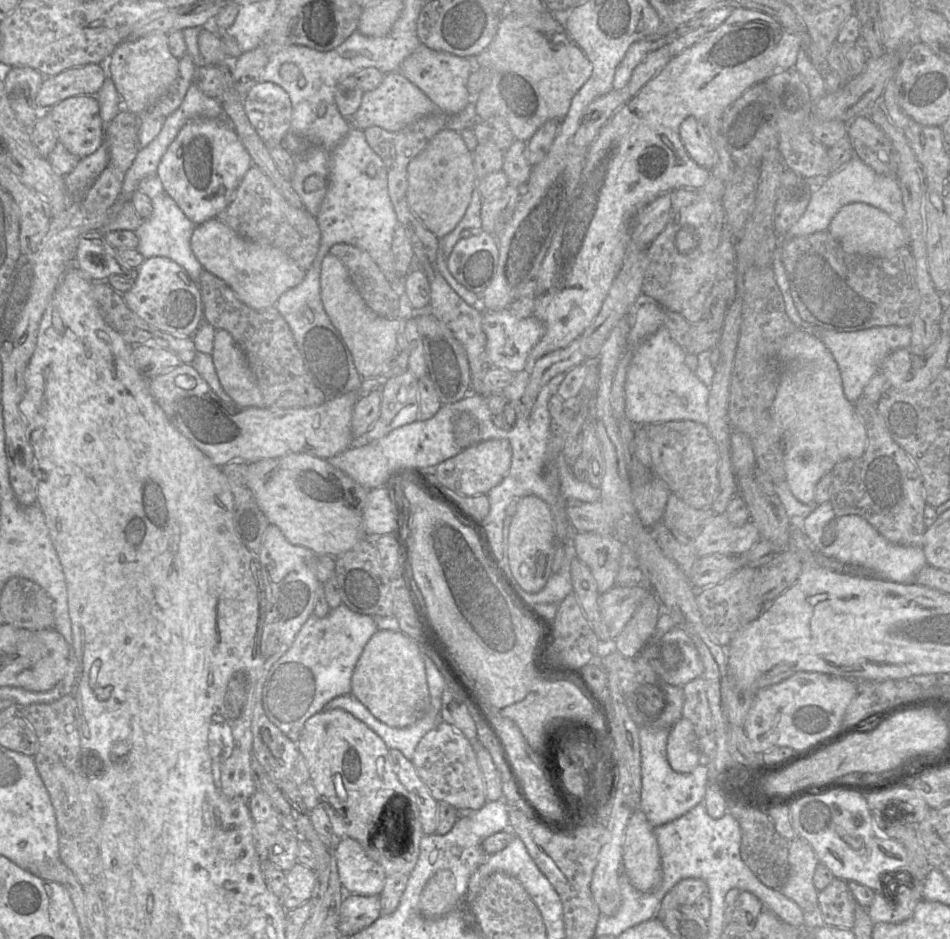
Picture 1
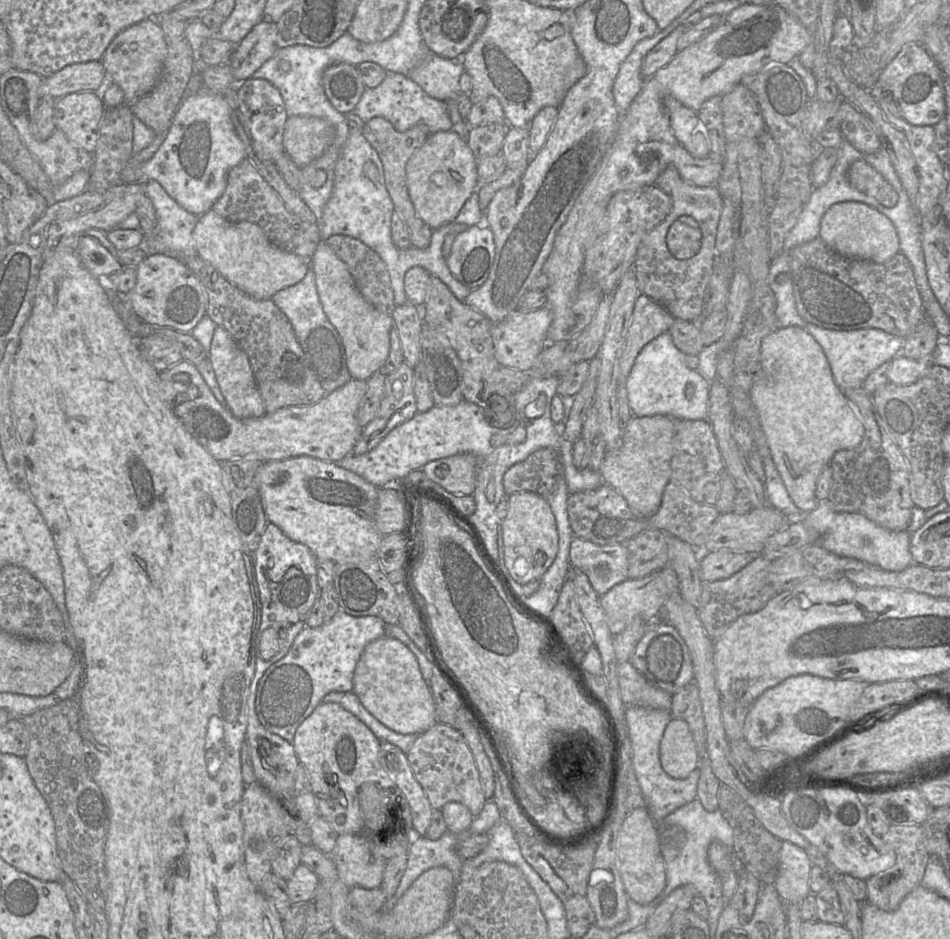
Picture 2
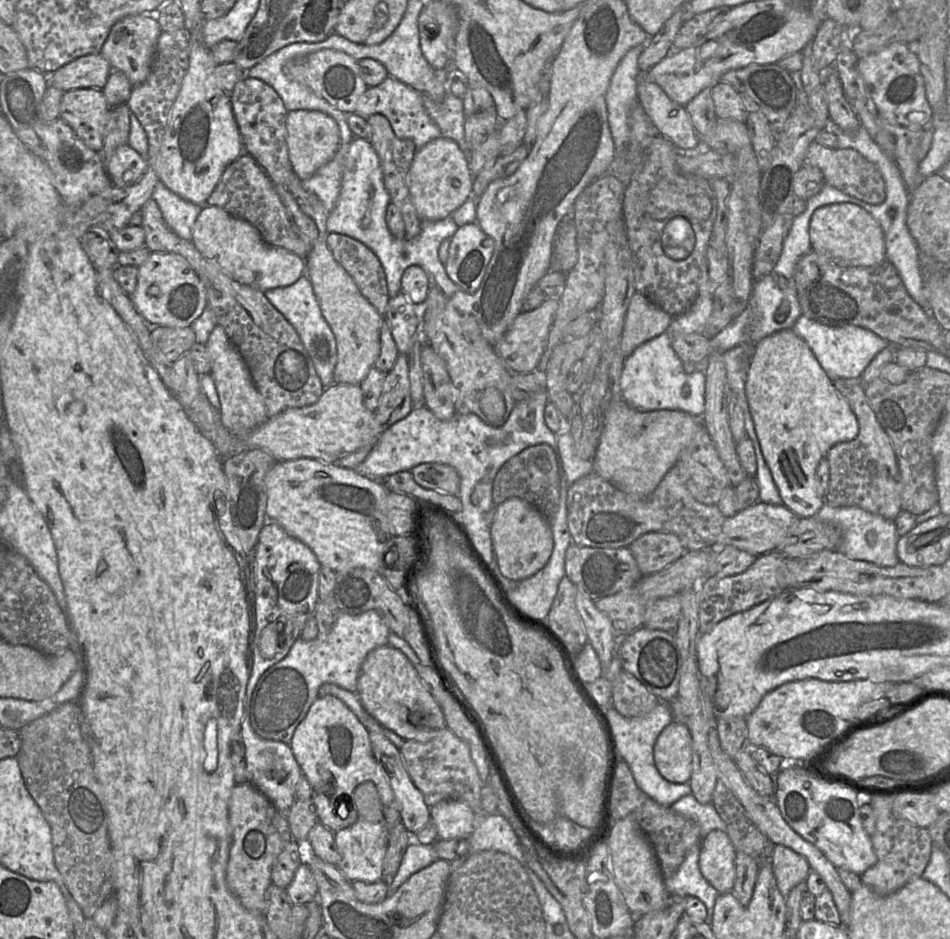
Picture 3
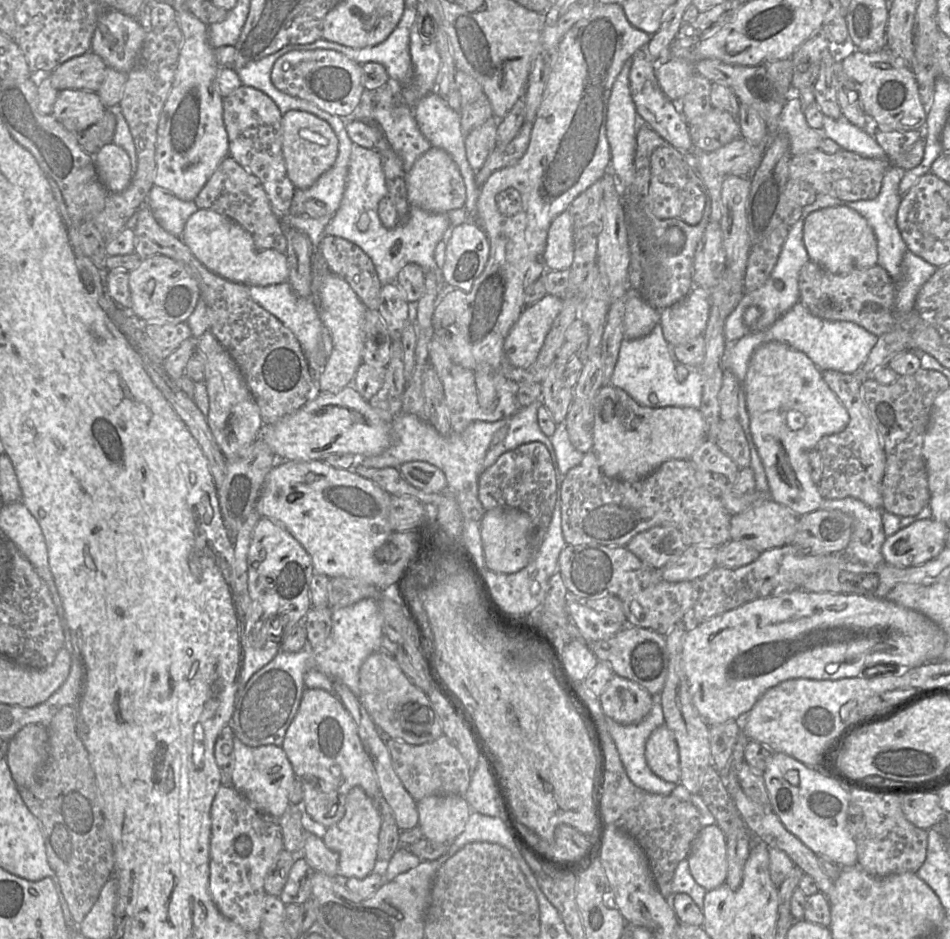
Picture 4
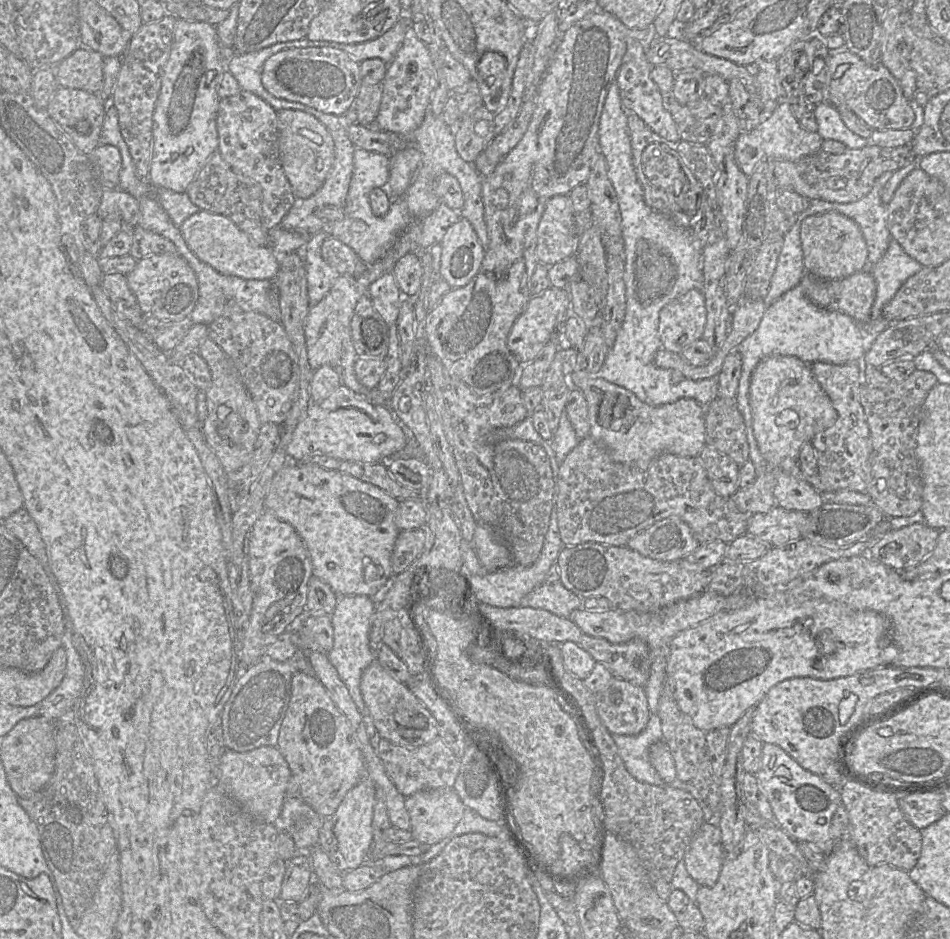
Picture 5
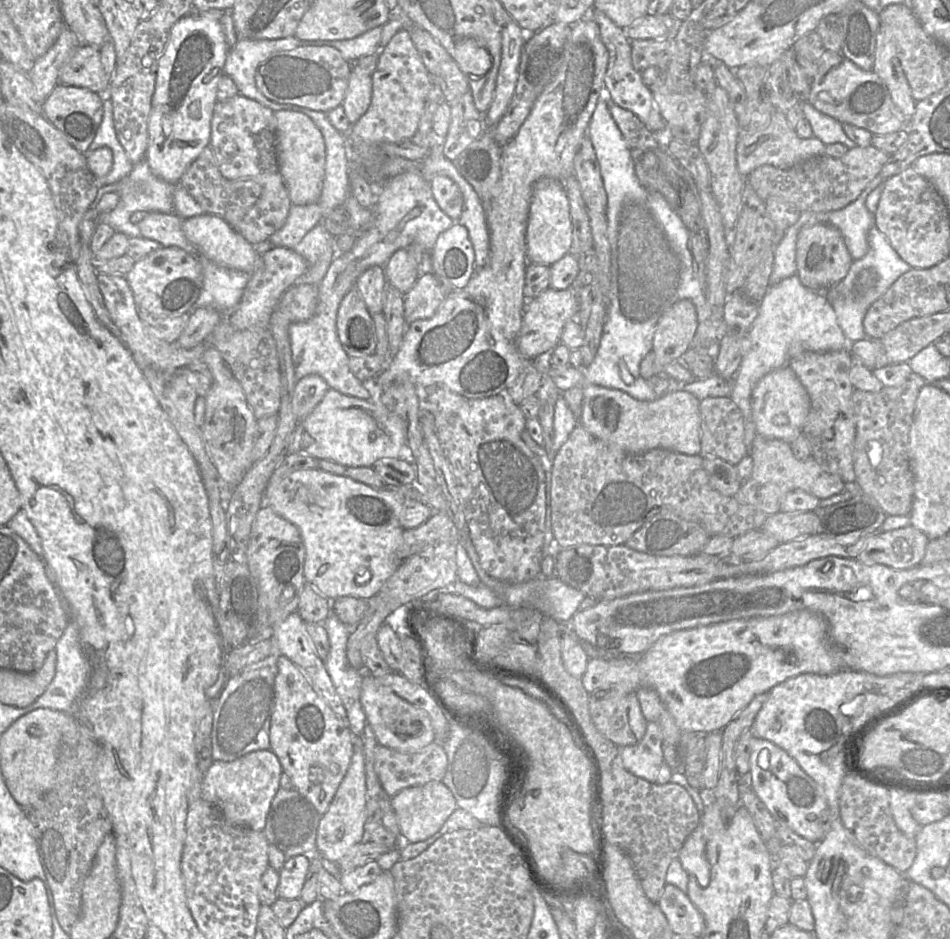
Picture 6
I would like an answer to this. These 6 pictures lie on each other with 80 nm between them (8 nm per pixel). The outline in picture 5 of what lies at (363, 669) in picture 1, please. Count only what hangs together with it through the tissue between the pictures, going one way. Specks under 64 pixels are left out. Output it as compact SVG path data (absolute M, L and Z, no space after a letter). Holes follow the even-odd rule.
M376 660L364 670L360 692L373 725L382 739L395 745L414 748L431 743L438 738L437 724L427 707L404 683L391 677Z

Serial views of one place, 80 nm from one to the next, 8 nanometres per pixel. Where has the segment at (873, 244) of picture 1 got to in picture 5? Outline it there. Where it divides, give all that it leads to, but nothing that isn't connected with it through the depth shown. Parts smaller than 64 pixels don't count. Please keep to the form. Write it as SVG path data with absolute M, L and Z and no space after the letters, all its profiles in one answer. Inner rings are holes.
M830 211L807 217L800 239L806 272L820 280L839 280L867 268L868 248L859 225L849 217Z

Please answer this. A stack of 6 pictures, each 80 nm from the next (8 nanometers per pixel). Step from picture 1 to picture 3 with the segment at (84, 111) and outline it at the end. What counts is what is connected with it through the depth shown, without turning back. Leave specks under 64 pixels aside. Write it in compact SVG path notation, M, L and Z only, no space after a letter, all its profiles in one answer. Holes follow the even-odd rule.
M81 88L64 92L59 118L91 150L100 151L107 120L108 103L102 89Z

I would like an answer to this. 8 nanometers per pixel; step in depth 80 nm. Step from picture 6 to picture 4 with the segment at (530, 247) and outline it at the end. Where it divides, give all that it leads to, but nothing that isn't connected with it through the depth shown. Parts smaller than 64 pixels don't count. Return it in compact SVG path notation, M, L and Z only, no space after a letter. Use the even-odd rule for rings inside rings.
M566 210L550 224L544 259L548 270L570 269L574 260L573 218Z

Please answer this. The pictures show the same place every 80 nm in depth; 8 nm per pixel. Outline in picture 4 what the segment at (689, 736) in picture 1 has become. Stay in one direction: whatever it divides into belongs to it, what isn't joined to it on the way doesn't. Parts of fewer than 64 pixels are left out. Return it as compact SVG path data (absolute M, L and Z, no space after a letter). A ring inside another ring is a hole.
M666 725L652 732L646 743L645 756L655 775L667 782L680 782L679 750L674 734Z

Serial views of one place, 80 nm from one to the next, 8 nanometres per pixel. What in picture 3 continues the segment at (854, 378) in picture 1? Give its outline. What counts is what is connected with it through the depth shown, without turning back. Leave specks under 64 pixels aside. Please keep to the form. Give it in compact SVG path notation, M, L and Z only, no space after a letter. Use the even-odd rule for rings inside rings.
M803 314L797 319L792 330L807 343L832 381L839 378L861 378L872 359L890 344L868 329L858 326L827 326Z

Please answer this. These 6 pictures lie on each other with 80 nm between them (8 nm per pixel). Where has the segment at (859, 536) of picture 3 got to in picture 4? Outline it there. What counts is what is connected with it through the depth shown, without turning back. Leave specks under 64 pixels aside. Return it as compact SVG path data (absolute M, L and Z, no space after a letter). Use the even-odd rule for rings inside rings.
M853 497L823 499L819 509L839 510L854 518L851 539L843 552L846 557L868 565L885 563L881 552L886 539L882 525L882 509L871 508Z

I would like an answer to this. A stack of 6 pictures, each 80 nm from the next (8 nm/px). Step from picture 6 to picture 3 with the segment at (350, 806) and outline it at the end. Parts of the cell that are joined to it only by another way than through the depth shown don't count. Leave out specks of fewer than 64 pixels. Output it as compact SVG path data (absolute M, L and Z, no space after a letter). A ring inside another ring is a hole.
M363 782L356 786L353 791L353 804L358 813L357 821L334 833L340 854L337 867L350 882L373 883L382 879L383 859L388 841L387 823L375 785L372 782Z

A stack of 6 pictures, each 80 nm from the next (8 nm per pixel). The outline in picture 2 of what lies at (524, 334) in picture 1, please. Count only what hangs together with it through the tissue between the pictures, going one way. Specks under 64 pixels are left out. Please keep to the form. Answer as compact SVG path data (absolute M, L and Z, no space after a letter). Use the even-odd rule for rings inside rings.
M545 306L531 312L514 310L504 320L493 324L491 336L498 364L521 372L530 372L539 354L548 344L546 337L551 321L552 311Z

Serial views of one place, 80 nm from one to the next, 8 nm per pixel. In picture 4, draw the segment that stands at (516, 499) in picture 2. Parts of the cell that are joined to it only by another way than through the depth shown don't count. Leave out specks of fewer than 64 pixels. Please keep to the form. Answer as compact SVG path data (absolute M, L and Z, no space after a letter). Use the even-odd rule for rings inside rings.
M510 507L484 510L480 521L480 535L487 569L495 573L512 574L527 566L534 555L534 533L535 525L530 516L523 511Z

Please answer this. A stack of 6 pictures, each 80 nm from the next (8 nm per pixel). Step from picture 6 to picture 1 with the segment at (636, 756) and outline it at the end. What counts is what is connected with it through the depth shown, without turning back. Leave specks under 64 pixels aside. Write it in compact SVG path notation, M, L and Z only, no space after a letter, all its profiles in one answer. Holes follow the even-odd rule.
M639 728L641 750L641 799L639 808L653 827L673 821L703 801L708 785L708 767L697 765L689 773L677 773L667 761L667 728Z

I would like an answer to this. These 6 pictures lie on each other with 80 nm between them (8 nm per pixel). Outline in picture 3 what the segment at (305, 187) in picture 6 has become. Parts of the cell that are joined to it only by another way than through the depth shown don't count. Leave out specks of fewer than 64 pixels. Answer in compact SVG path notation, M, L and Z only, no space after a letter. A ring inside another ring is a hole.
M296 110L286 116L286 145L293 172L305 180L335 156L339 147L339 129L331 117L318 111Z

